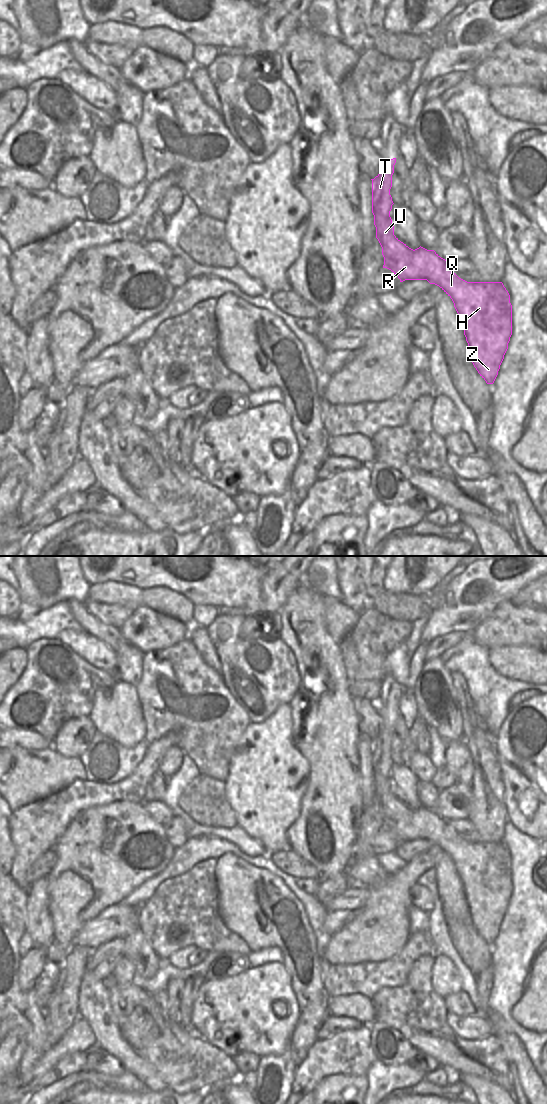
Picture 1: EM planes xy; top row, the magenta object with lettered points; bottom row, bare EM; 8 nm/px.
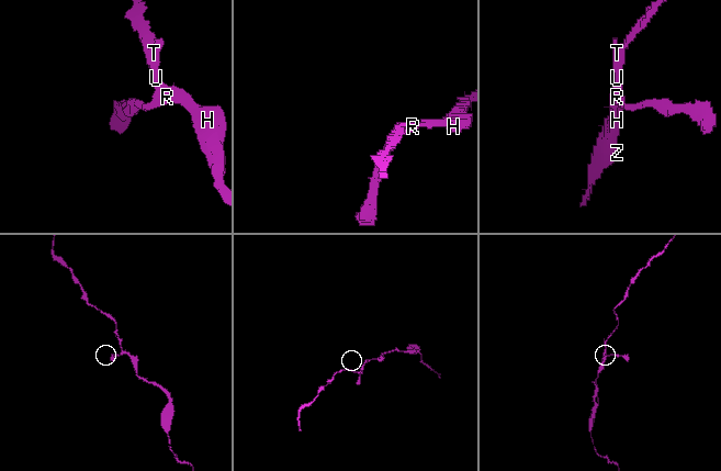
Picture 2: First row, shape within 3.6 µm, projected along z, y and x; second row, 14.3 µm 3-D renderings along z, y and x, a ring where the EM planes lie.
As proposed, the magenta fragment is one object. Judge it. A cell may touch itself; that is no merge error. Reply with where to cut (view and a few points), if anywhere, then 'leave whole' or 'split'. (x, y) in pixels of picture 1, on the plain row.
cut none; leave whole

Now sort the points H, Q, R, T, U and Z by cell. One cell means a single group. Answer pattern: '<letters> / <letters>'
H Q R T U Z

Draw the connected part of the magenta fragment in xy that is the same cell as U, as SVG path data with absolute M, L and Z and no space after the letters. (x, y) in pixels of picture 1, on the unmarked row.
M396 718L382 720L380 733L374 739L371 739L372 773L376 787L376 798L382 807L382 815L384 817L383 828L391 830L400 839L400 842L405 840L427 840L430 844L439 846L452 859L464 889L472 923L486 943L493 944L512 895L512 865L510 863L510 855L502 842L467 842L459 838L448 825L447 821L441 818L434 810L427 810L421 806L413 810L394 795L394 785L390 777L390 771L394 763L390 755L390 749L392 747L392 735L395 723Z

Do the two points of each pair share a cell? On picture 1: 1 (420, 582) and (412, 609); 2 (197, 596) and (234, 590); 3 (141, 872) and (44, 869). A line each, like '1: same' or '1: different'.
1: different
2: same
3: different

